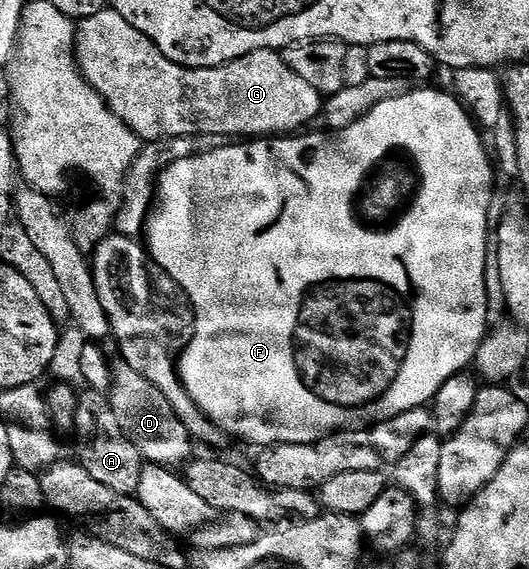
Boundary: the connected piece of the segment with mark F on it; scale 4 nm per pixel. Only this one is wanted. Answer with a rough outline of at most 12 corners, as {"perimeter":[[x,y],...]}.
{"perimeter":[[453,93],[174,162],[178,377],[254,448],[433,403],[488,333]]}

